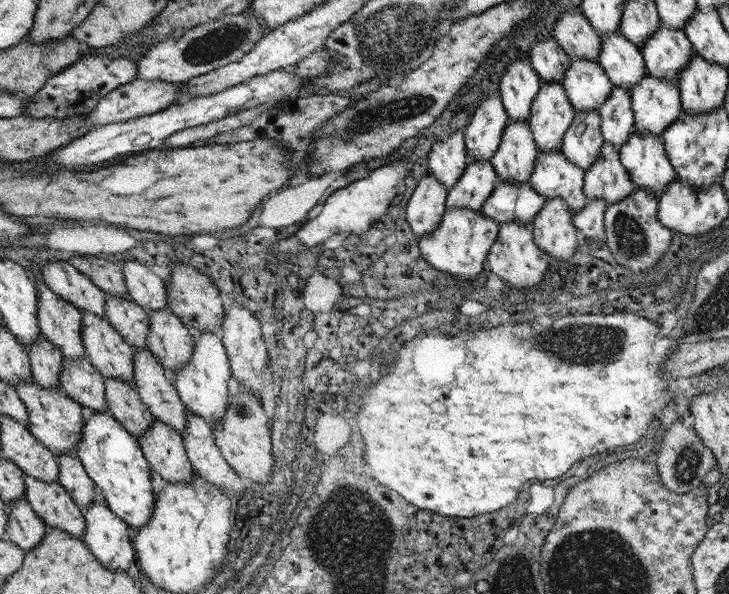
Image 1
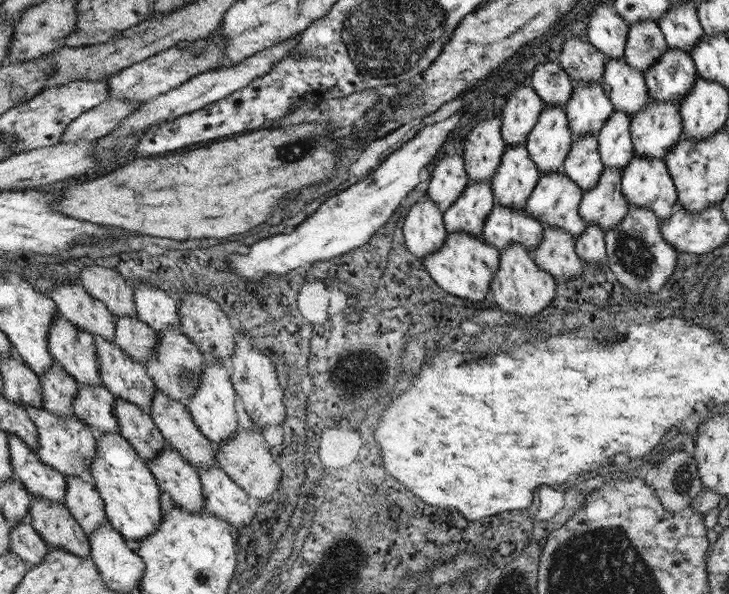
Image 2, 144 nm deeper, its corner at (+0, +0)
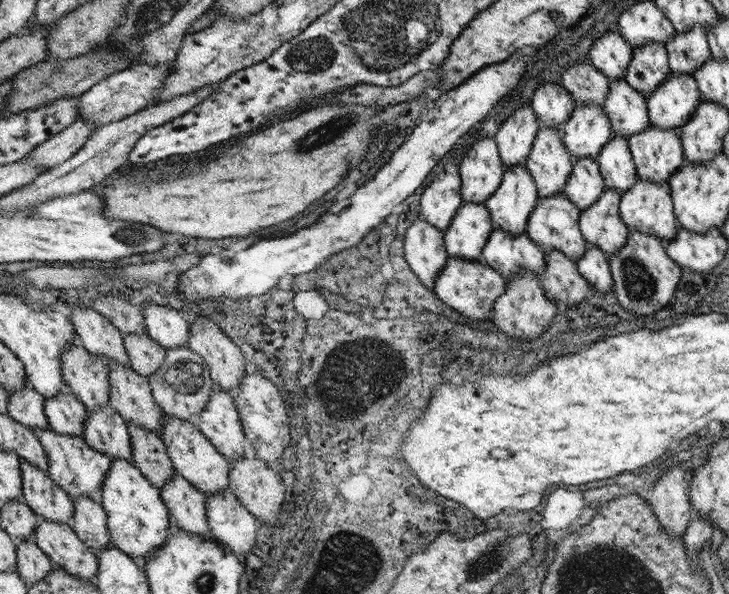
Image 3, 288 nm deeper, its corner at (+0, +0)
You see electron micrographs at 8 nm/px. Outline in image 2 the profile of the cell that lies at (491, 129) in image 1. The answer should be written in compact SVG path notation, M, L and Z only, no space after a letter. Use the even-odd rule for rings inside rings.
M495 114L495 118L481 120L467 134L461 156L467 178L471 178L471 182L491 182L491 178L495 176L507 150L507 144L501 136L501 126L501 116Z

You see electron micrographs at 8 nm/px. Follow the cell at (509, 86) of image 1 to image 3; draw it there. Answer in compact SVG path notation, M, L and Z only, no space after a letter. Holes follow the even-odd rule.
M519 104L513 108L513 114L495 128L493 140L499 148L503 166L525 166L529 152L533 148L535 136L539 132L539 120L531 104Z

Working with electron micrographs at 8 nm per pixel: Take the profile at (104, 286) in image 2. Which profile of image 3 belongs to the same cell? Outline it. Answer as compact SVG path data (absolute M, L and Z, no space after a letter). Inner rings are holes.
M99 298L93 302L93 310L103 314L115 328L119 328L121 336L127 332L133 334L145 334L145 320L143 320L143 310L137 306L131 306L129 302L123 302L119 298Z

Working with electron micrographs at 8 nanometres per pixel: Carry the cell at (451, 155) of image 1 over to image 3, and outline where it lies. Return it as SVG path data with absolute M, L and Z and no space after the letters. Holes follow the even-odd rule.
M437 174L433 182L423 190L419 200L419 216L431 226L439 228L443 234L451 220L463 206L461 198L461 178L459 174Z

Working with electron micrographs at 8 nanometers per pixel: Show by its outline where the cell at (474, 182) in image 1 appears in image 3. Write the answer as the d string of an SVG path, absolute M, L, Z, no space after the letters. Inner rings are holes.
M463 202L449 228L445 230L447 256L481 260L483 248L493 232L491 214L485 202Z

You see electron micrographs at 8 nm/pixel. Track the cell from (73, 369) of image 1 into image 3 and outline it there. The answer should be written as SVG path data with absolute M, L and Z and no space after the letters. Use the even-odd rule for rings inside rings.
M109 404L93 412L87 412L87 420L83 424L85 424L83 442L87 442L91 450L95 450L97 454L105 454L109 458L121 458L133 464L131 438L129 438L127 426Z

